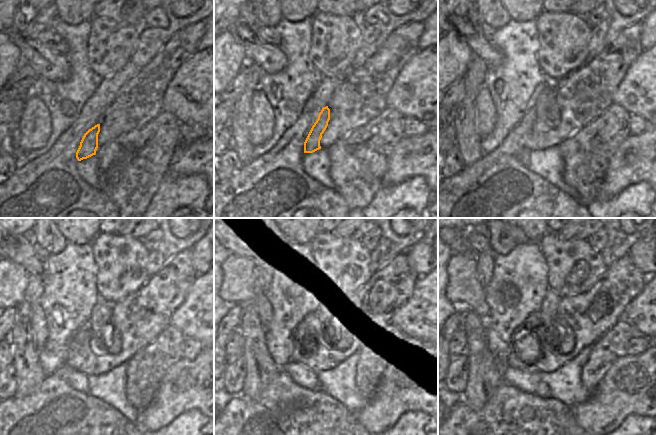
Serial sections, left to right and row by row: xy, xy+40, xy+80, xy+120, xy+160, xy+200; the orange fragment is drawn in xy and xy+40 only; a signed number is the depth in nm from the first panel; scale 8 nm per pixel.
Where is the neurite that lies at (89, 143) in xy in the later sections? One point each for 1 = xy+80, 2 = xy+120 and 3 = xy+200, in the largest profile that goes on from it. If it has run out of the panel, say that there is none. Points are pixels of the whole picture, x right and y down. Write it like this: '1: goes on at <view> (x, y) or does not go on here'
1: goes on at xy+80 (546, 107)
2: goes on at xy+120 (101, 313)
3: goes on at xy+200 (549, 307)

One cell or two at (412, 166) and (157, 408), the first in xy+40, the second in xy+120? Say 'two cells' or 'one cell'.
one cell

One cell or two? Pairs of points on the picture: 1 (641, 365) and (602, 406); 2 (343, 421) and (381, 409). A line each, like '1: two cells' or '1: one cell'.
1: one cell
2: two cells

